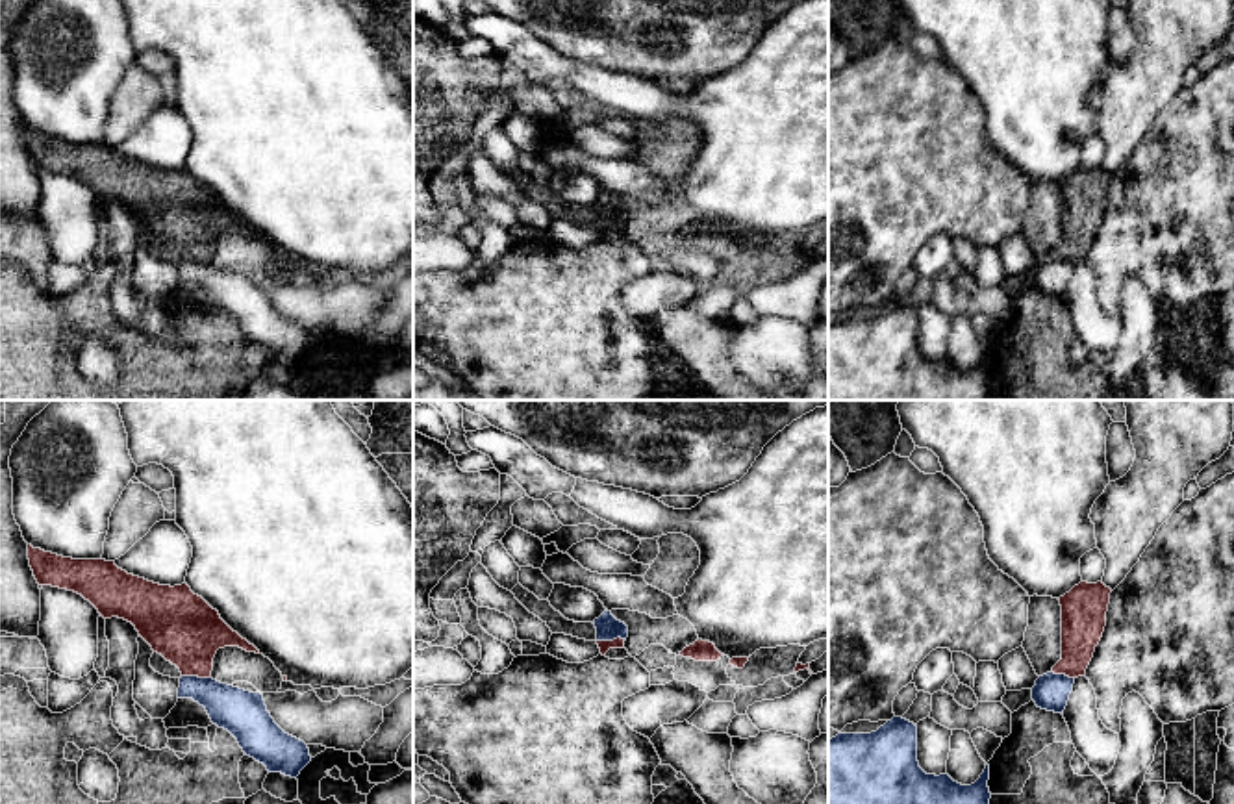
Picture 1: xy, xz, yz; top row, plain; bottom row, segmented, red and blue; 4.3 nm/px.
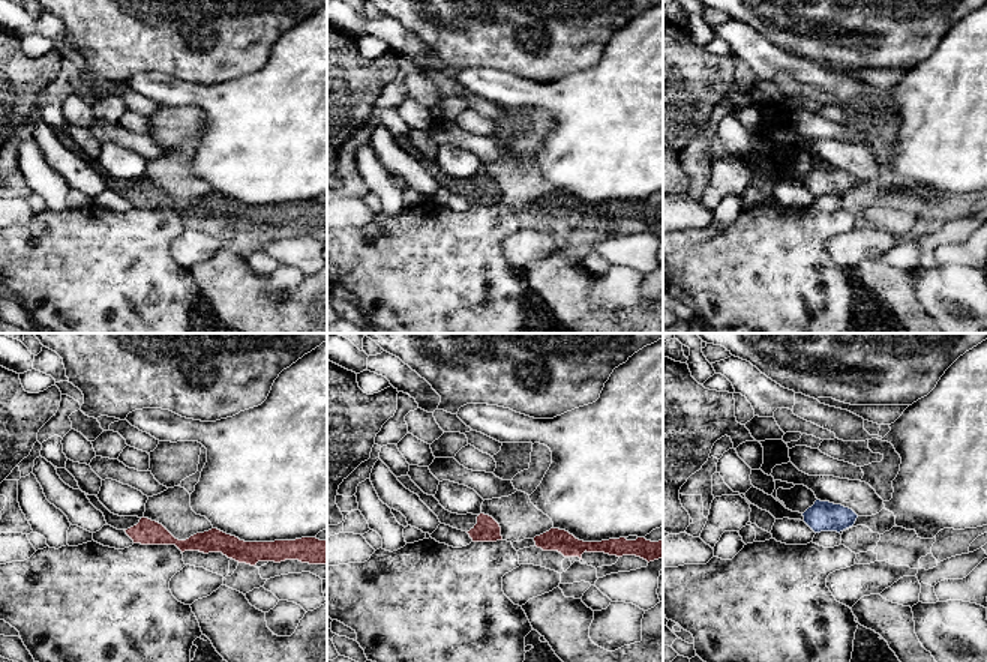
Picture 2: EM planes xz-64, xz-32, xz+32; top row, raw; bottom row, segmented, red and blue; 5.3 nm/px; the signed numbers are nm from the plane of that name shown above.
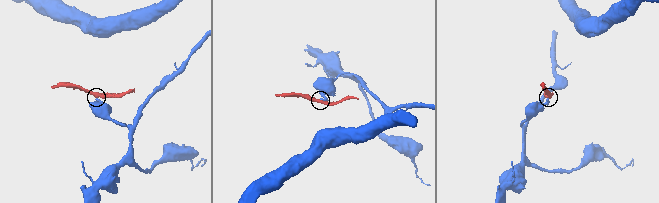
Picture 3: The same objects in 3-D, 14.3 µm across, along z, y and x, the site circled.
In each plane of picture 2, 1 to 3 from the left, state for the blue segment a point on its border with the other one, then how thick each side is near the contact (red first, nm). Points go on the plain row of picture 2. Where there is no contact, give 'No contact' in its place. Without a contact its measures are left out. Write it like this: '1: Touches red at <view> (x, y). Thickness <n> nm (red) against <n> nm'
1: No contact
2: No contact
3: No contact

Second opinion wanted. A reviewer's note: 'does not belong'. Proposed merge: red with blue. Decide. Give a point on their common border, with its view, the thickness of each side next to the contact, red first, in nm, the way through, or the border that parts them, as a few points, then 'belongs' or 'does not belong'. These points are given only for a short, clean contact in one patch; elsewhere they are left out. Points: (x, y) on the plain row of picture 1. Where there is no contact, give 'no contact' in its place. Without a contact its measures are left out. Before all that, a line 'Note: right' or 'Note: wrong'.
Note: right
meets red in xy at (197, 260); 300 nm thick on the red side, 200 nm on the other; border along xy (182, 260), (210, 262); does not belong

